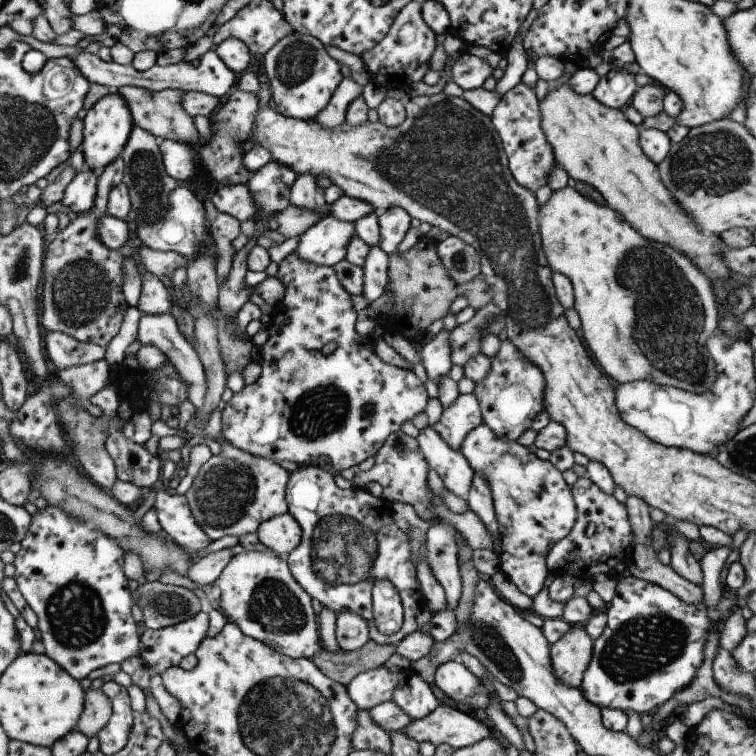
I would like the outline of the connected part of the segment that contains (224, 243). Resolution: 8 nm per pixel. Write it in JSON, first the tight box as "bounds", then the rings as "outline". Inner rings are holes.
{"bounds":[204,198,240,273],"outline":[[[210,198],[204,201],[206,216],[209,220],[211,236],[218,250],[218,264],[224,273],[232,264],[235,256],[232,240],[240,234],[240,221],[229,214],[220,212]]]}

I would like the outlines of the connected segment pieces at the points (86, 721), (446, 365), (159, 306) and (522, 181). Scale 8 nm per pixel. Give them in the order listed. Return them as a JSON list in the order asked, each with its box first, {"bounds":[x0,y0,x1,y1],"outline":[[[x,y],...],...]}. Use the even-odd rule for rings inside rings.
[{"bounds":[76,688,112,738],"outline":[[[88,688],[85,692],[85,703],[82,716],[76,730],[88,738],[97,736],[99,730],[108,724],[112,714],[110,698],[101,689]]]},{"bounds":[421,329,452,385],"outline":[[[442,329],[432,340],[423,345],[421,363],[425,368],[427,378],[438,385],[440,378],[448,376],[452,368],[450,360],[450,331]]]},{"bounds":[137,271,172,314],"outline":[[[144,271],[141,274],[141,290],[137,307],[142,314],[164,314],[172,310],[170,290],[155,274]]]},{"bounds":[491,83,556,193],"outline":[[[524,83],[508,90],[494,108],[491,120],[506,151],[509,168],[516,182],[533,193],[547,185],[556,158],[542,128],[542,116],[534,90]]]}]

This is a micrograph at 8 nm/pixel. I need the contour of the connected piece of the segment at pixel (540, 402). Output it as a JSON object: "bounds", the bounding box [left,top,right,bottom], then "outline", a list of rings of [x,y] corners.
{"bounds":[474,340,546,442],"outline":[[[510,340],[500,341],[500,348],[496,352],[496,356],[490,358],[490,372],[488,376],[478,382],[474,387],[474,396],[480,402],[482,409],[483,423],[498,436],[500,439],[510,440],[514,442],[518,440],[522,432],[531,428],[532,422],[540,412],[544,411],[544,390],[546,390],[546,380],[544,374],[540,372],[540,368],[536,364],[532,364]]]}

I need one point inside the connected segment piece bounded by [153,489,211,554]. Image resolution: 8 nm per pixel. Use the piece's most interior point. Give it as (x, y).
(174, 514)

